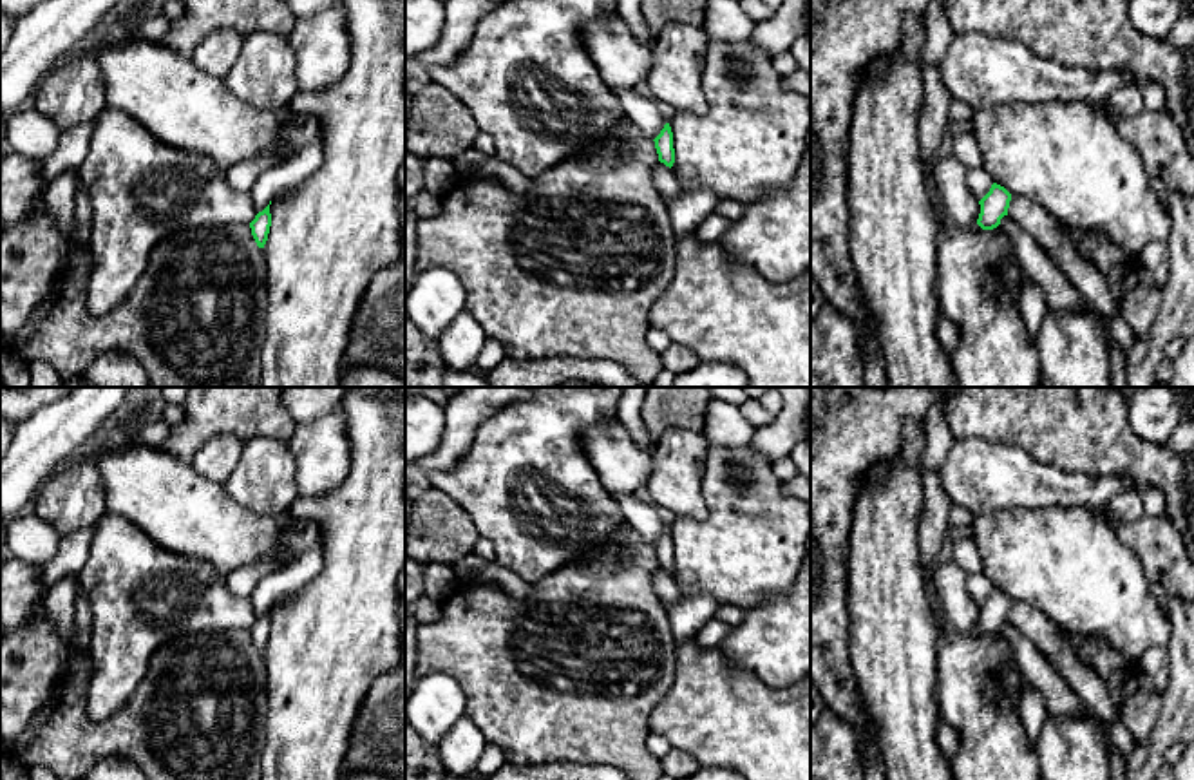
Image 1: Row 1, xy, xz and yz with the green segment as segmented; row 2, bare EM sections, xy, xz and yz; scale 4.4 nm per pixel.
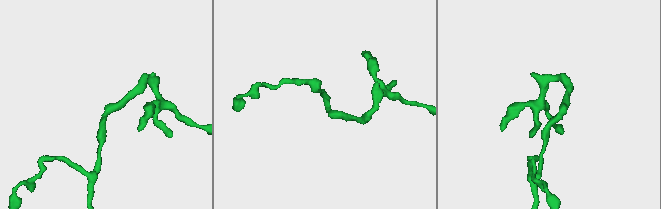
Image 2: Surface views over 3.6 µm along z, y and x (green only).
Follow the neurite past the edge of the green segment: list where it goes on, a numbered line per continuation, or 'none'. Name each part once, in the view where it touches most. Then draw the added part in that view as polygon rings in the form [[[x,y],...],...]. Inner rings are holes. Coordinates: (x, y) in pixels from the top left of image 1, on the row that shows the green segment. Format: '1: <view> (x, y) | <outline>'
none

